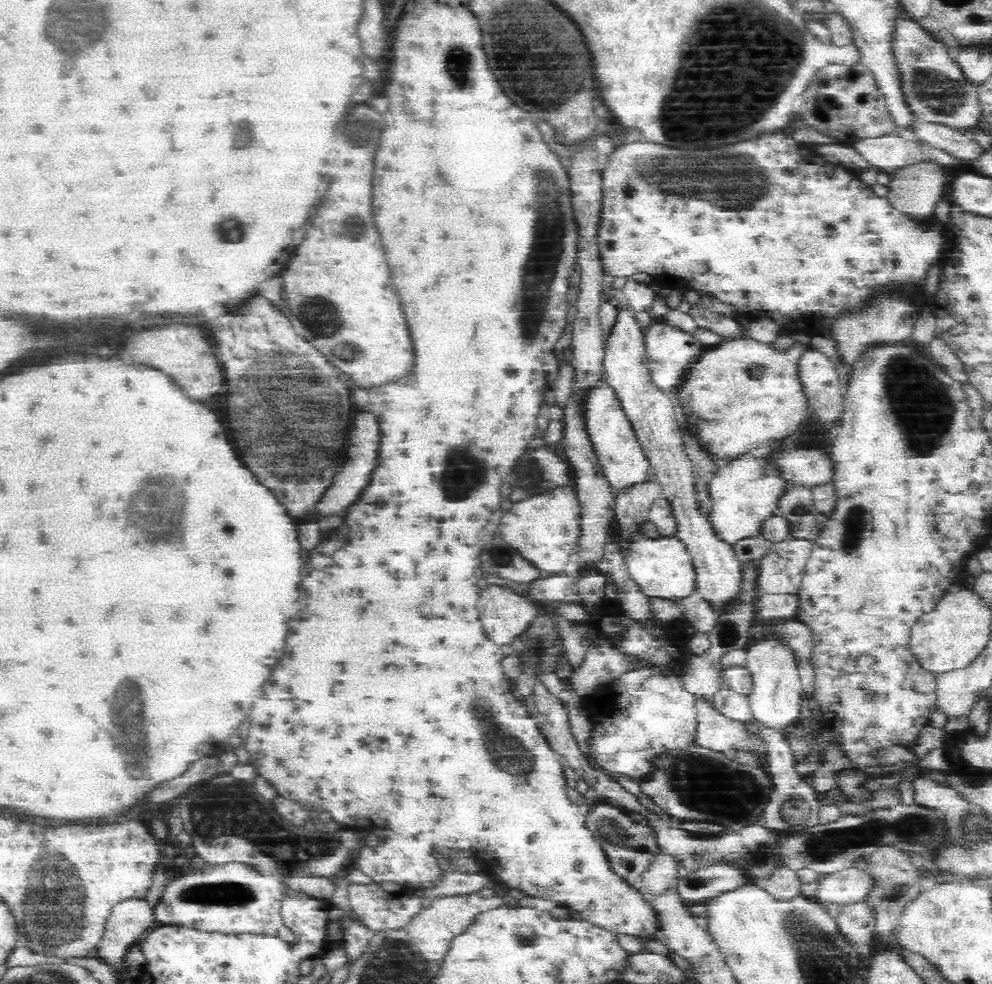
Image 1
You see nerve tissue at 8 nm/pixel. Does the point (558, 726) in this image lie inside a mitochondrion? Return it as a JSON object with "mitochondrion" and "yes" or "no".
{"mitochondrion":"no"}

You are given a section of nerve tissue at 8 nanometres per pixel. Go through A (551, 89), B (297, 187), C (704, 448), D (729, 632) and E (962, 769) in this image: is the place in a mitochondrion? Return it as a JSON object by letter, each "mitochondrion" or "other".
{"A":"mitochondrion","B":"other","C":"other","D":"mitochondrion","E":"other"}

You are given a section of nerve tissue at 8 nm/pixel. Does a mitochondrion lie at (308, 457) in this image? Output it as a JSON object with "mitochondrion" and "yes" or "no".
{"mitochondrion":"yes"}

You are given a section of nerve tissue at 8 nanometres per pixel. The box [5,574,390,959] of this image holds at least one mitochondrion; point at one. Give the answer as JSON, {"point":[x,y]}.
{"point":[54,914]}

